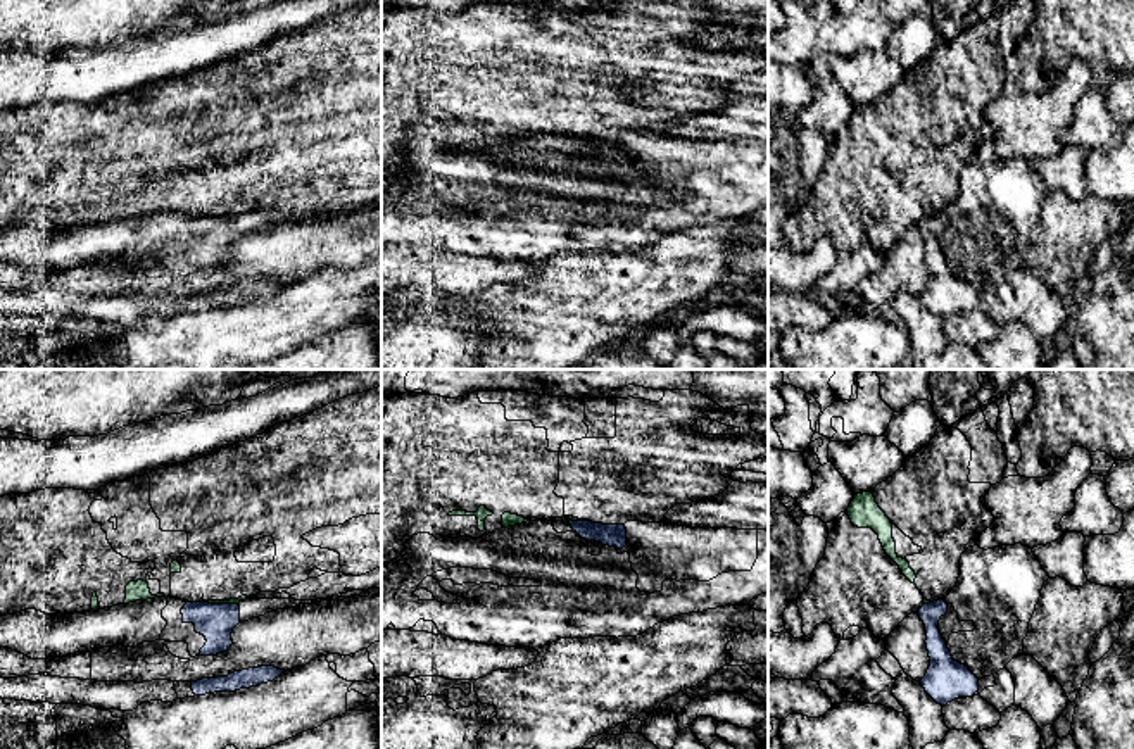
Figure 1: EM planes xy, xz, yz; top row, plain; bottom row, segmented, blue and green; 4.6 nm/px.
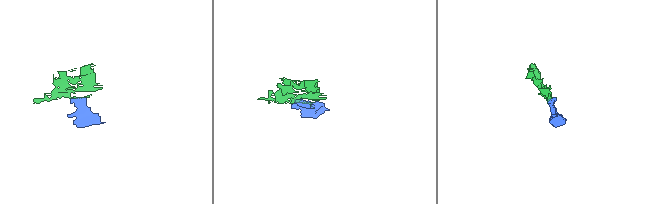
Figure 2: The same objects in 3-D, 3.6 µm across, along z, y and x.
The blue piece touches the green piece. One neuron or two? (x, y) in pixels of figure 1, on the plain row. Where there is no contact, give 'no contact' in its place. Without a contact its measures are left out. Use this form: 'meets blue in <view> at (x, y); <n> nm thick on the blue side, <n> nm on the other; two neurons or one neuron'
meets blue in xy at (223, 218); 170 nm thick on the blue side, 30 nm on the other; two neurons

